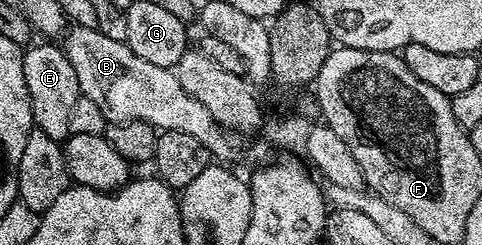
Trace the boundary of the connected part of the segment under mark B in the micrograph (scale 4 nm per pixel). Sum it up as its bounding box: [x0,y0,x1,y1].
[63,27,246,162]

